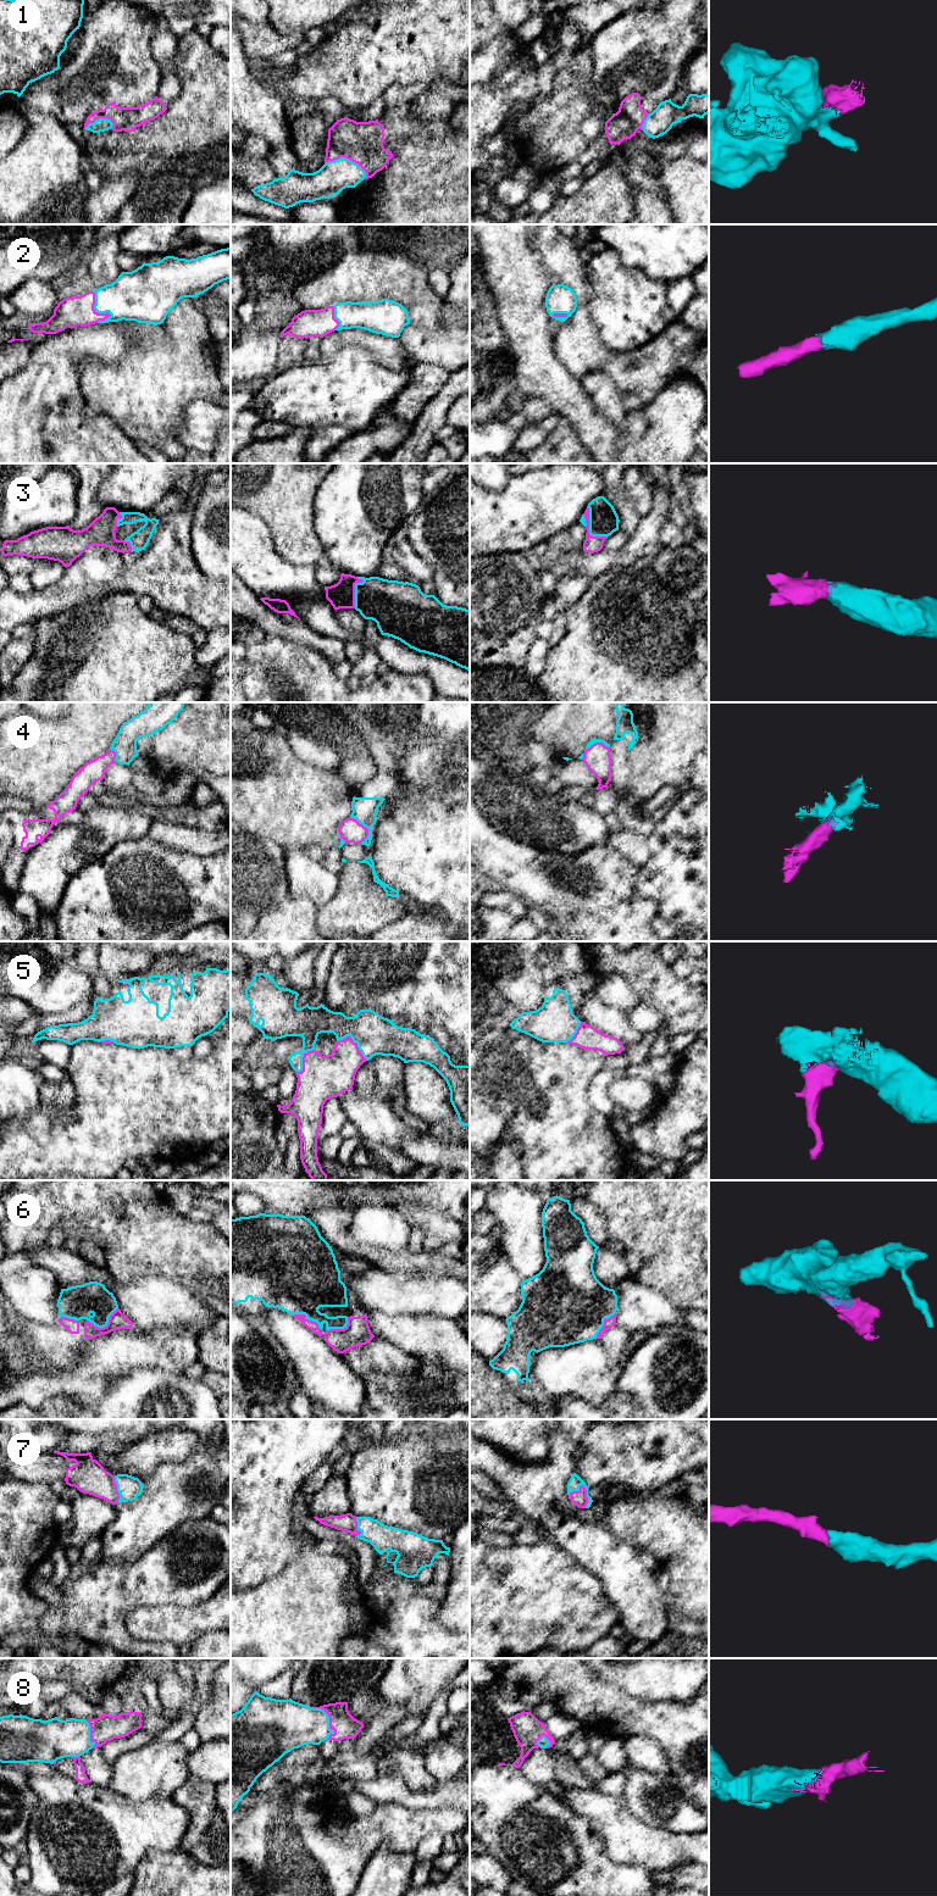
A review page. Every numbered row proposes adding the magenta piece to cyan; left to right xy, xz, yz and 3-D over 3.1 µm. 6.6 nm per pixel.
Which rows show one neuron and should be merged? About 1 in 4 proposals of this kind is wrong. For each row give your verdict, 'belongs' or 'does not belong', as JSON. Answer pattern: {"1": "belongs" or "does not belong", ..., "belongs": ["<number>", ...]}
{"1": "belongs", "2": "belongs", "3": "belongs", "4": "belongs", "5": "belongs", "6": "belongs", "7": "belongs", "8": "belongs", "belongs": ["1", "2", "3", "4", "5", "6", "7", "8"]}

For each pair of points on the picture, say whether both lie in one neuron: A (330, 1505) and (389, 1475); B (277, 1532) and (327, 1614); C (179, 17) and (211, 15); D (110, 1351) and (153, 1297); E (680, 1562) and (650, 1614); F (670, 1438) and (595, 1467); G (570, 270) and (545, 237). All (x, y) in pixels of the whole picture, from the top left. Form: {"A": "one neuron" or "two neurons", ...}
{"A": "two neurons", "B": "two neurons", "C": "one neuron", "D": "two neurons", "E": "two neurons", "F": "one neuron", "G": "one neuron"}

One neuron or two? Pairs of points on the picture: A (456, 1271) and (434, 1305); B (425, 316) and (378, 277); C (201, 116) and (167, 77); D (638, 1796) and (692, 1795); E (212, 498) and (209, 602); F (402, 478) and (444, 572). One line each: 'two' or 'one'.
A: two
B: one
C: two
D: two
E: two
F: two

